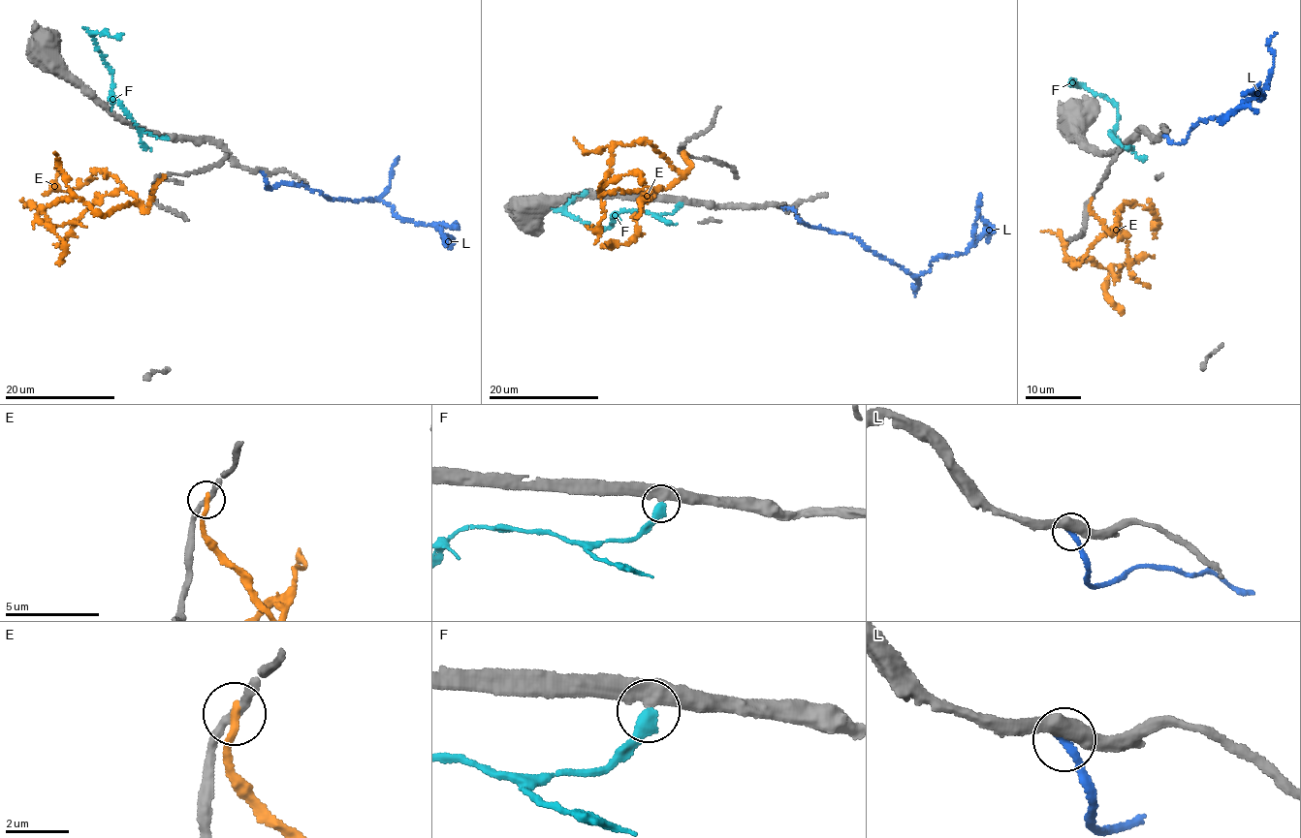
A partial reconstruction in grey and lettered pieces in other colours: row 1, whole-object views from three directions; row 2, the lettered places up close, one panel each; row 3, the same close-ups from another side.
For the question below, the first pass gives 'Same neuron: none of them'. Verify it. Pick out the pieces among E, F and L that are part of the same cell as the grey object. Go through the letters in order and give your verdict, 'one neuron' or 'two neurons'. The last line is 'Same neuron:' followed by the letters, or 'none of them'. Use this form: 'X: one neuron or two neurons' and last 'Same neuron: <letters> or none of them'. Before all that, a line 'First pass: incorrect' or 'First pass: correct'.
First pass: correct
E: two neurons
F: two neurons
L: two neurons
Same neuron: none of them

